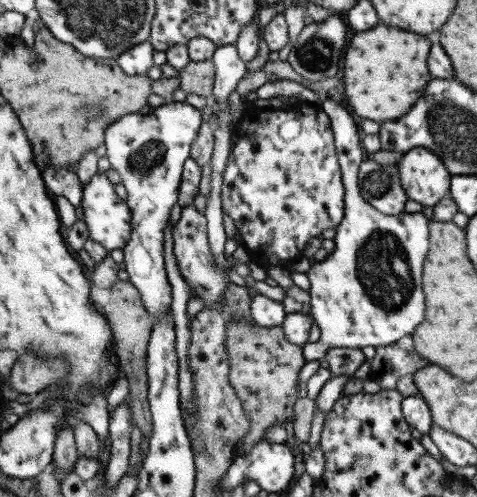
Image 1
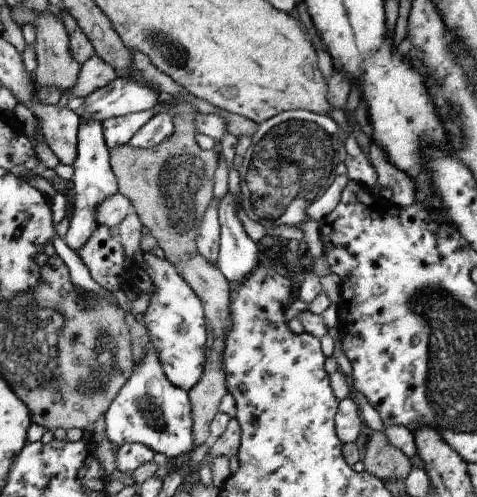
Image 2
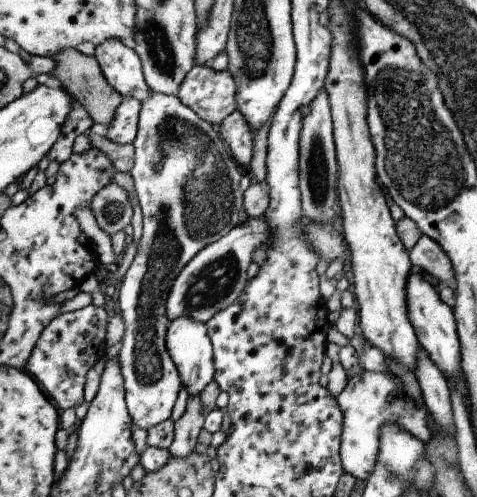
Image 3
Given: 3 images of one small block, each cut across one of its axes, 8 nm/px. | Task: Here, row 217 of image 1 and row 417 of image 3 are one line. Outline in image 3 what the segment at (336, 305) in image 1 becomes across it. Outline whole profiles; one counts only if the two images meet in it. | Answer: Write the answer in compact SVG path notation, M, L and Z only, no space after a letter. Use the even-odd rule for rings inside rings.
M363 372L361 378L349 378L345 390L335 396L339 402L339 408L343 412L343 434L341 434L341 458L343 458L343 470L347 470L347 474L367 480L369 474L373 472L373 464L375 464L375 456L379 450L379 428L387 422L387 420L395 420L395 424L399 424L401 428L405 428L407 432L411 432L413 436L417 436L423 444L427 444L431 440L431 432L425 426L425 414L427 410L423 408L415 408L403 392L403 398L397 396L397 390L401 388L399 378L391 376L391 374L383 374L383 372Z

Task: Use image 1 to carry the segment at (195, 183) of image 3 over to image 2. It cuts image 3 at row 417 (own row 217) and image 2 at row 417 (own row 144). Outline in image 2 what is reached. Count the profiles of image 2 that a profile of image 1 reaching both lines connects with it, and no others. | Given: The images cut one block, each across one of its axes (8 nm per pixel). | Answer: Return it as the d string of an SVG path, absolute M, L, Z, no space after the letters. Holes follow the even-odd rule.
M151 344L147 356L135 366L135 374L119 392L119 398L111 404L105 416L105 434L115 448L125 444L143 444L155 454L165 454L169 460L193 454L195 444L195 414L191 412L189 392L177 388L163 372L163 360Z

